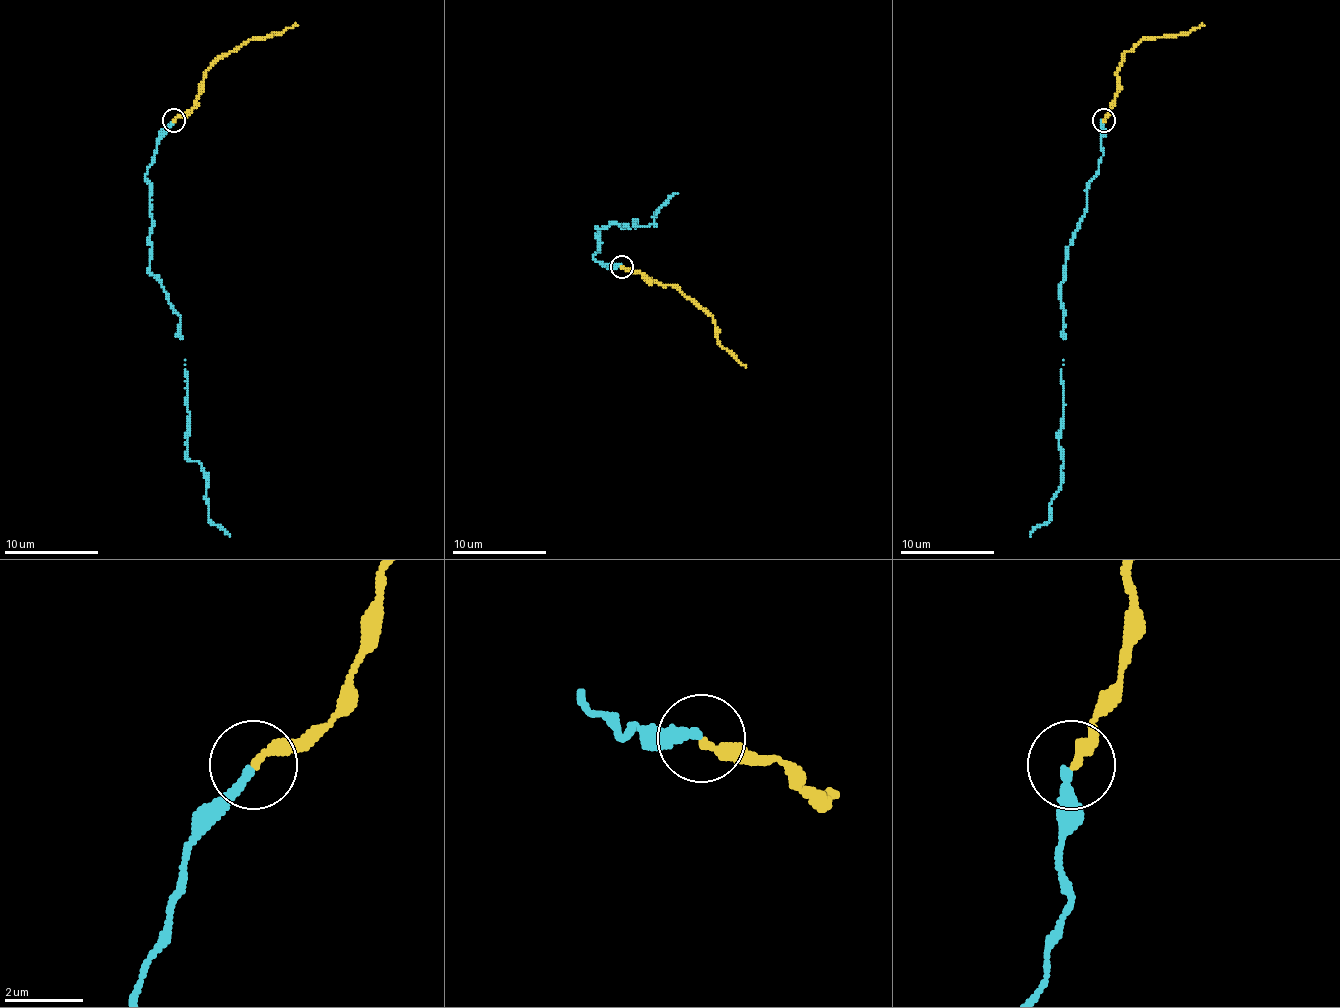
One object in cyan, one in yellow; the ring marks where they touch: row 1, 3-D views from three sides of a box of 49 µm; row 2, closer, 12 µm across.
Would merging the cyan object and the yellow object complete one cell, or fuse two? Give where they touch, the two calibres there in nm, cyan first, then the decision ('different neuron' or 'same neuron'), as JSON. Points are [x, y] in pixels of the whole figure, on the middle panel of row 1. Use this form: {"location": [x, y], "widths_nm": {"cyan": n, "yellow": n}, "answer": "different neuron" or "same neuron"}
{"location": [621, 267], "widths_nm": {"cyan": 240, "yellow": 280}, "answer": "same neuron"}

